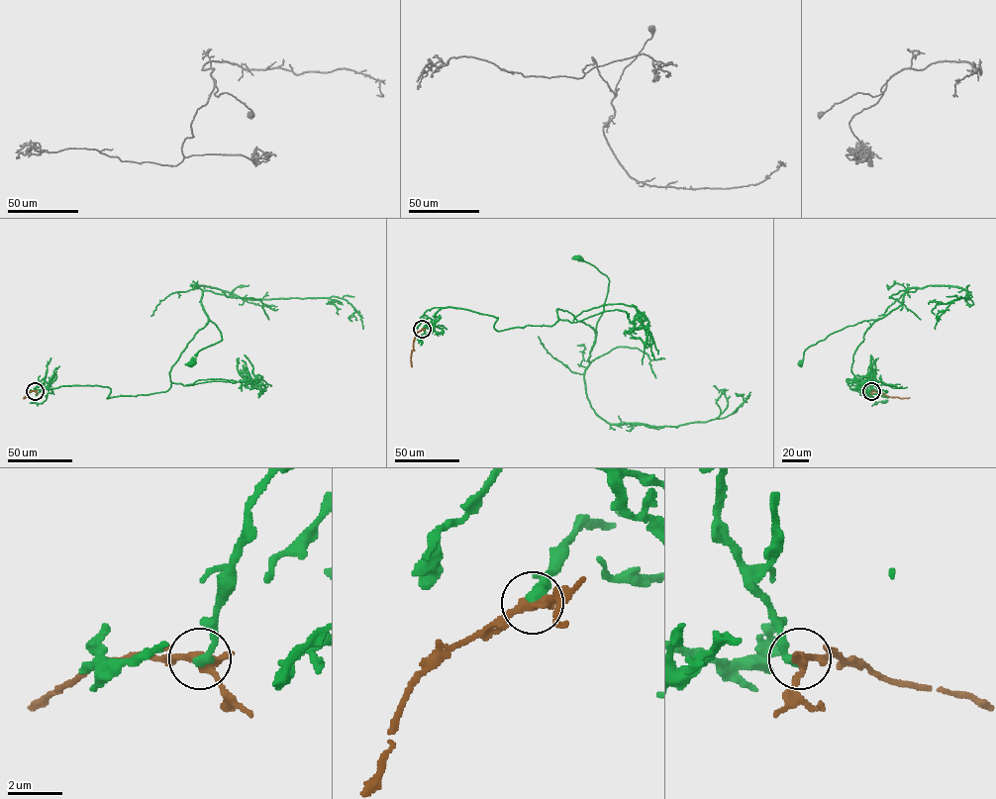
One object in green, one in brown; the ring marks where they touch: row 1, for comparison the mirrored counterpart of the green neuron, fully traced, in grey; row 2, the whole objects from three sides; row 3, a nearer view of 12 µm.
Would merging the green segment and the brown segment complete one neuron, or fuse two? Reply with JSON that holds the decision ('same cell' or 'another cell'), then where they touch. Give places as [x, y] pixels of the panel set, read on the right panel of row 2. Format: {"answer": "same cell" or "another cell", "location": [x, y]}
{"answer": "same cell", "location": [871, 391]}

